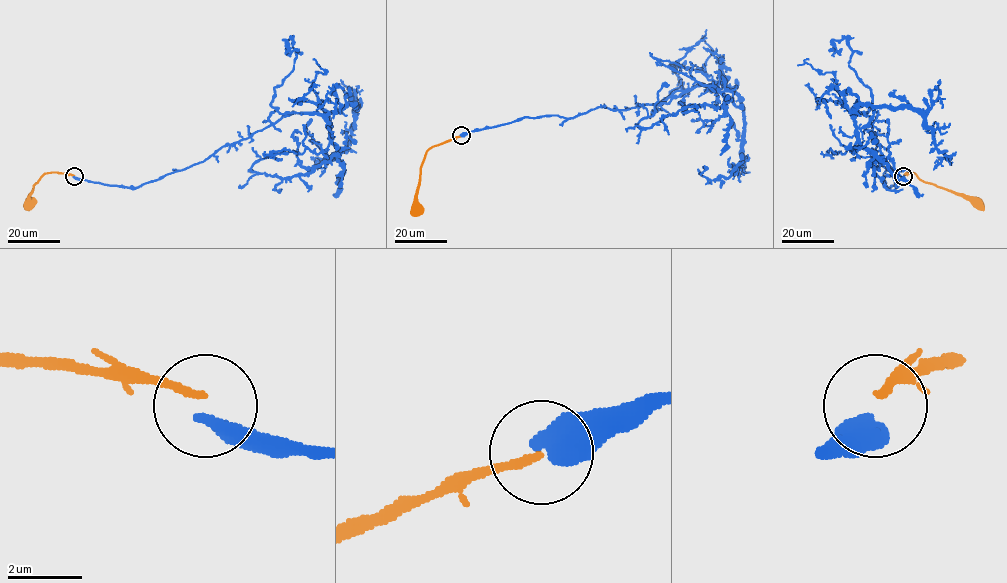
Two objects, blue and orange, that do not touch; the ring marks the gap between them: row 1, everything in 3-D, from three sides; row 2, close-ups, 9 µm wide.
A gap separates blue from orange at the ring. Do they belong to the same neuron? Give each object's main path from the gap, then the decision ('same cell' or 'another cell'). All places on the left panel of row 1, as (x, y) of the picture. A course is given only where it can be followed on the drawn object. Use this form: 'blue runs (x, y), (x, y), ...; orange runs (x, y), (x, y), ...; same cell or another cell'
blue runs (74, 176), (136, 188), (285, 115), (323, 118), (333, 155), (288, 178), (251, 170), (267, 156), (282, 158); orange runs (74, 175), (46, 172), (33, 186), (29, 202); another cell

